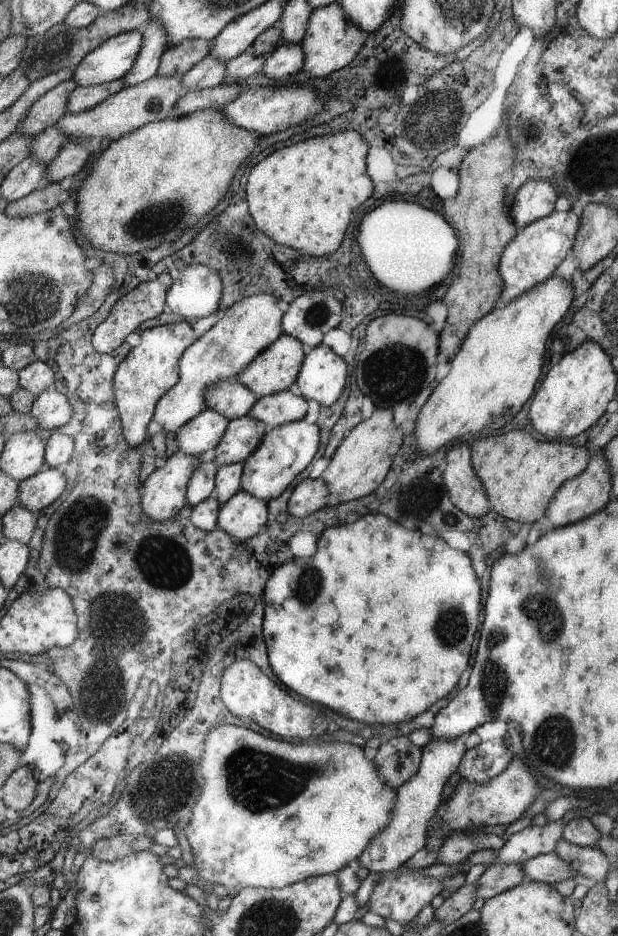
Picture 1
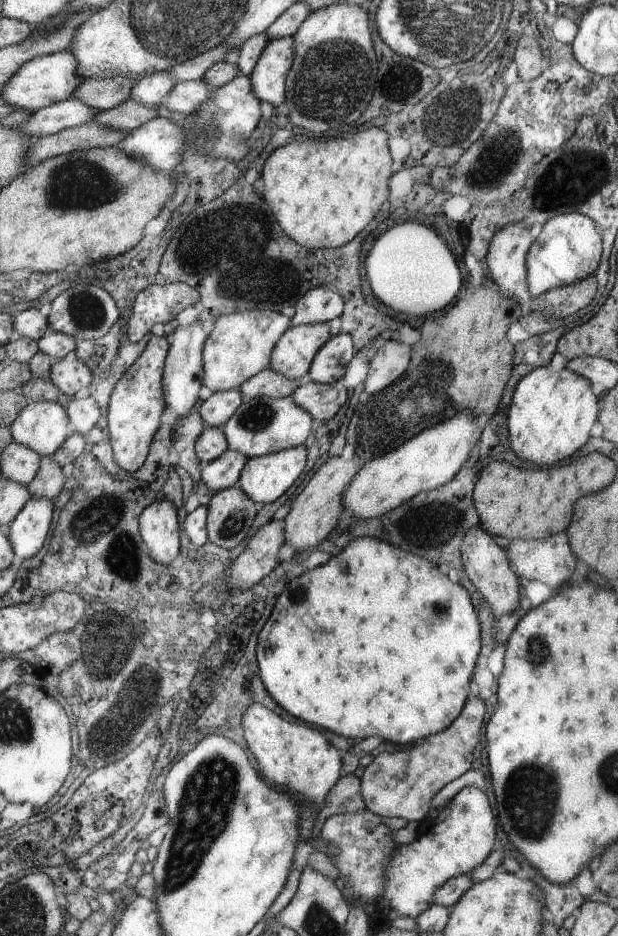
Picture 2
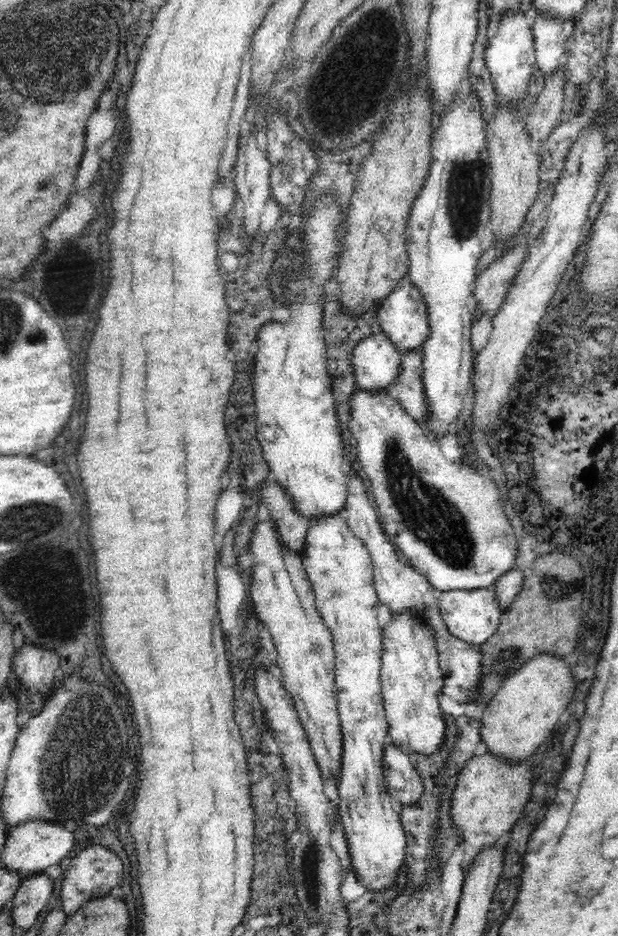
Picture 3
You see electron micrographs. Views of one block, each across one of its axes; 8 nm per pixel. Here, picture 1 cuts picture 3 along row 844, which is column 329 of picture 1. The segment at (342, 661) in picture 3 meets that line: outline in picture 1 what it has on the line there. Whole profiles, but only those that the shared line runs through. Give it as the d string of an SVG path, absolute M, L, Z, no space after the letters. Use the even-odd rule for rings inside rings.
M322 343L314 347L309 354L305 354L301 372L297 374L297 380L293 382L289 390L307 401L316 400L322 407L332 406L344 394L346 378L348 378L348 366L342 360L342 356Z

